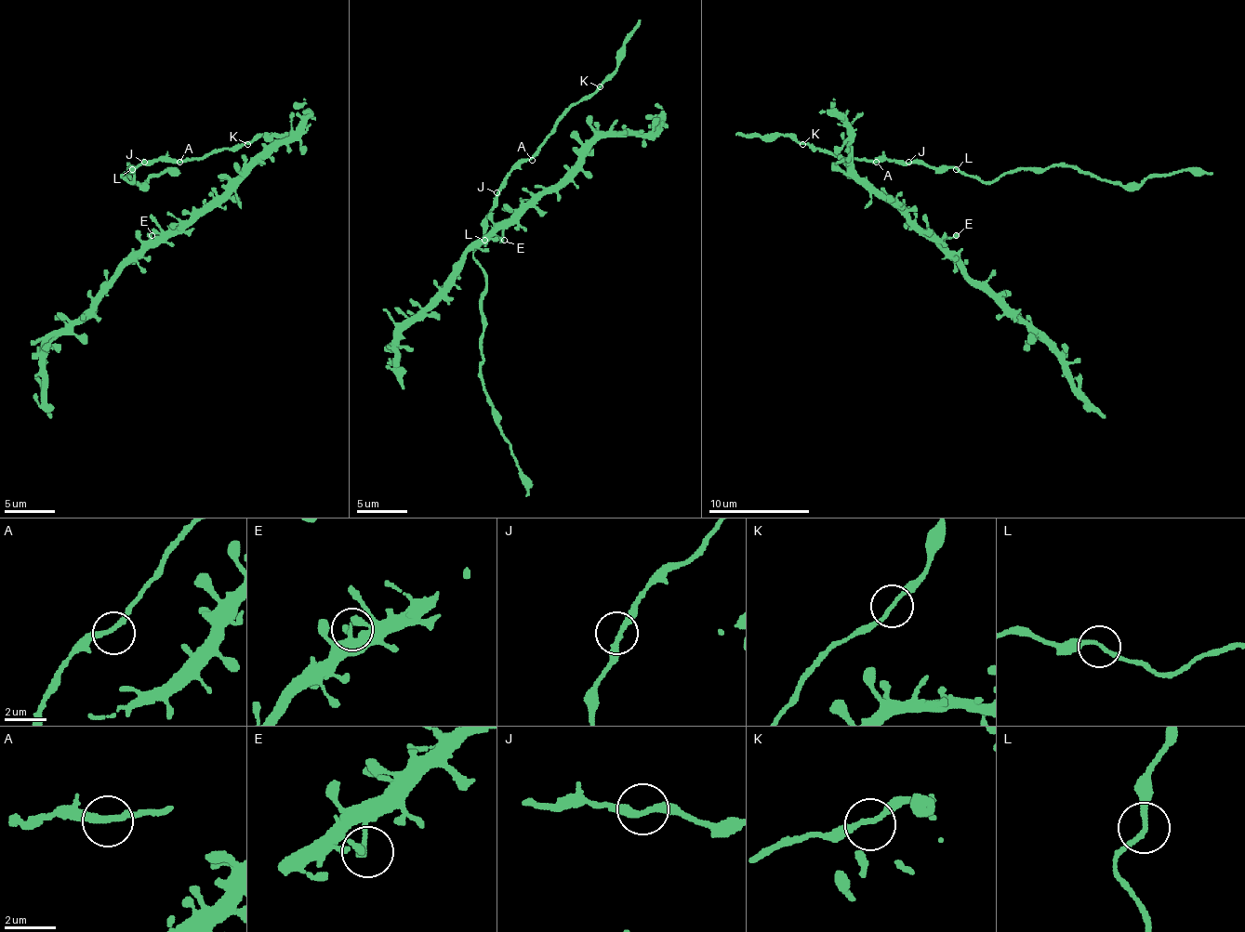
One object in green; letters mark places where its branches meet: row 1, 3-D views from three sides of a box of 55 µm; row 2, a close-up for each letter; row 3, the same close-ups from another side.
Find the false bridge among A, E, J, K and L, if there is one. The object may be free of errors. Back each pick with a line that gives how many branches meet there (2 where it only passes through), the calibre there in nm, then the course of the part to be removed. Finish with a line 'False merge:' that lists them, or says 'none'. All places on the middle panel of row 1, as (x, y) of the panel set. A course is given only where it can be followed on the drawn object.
False merge: none

